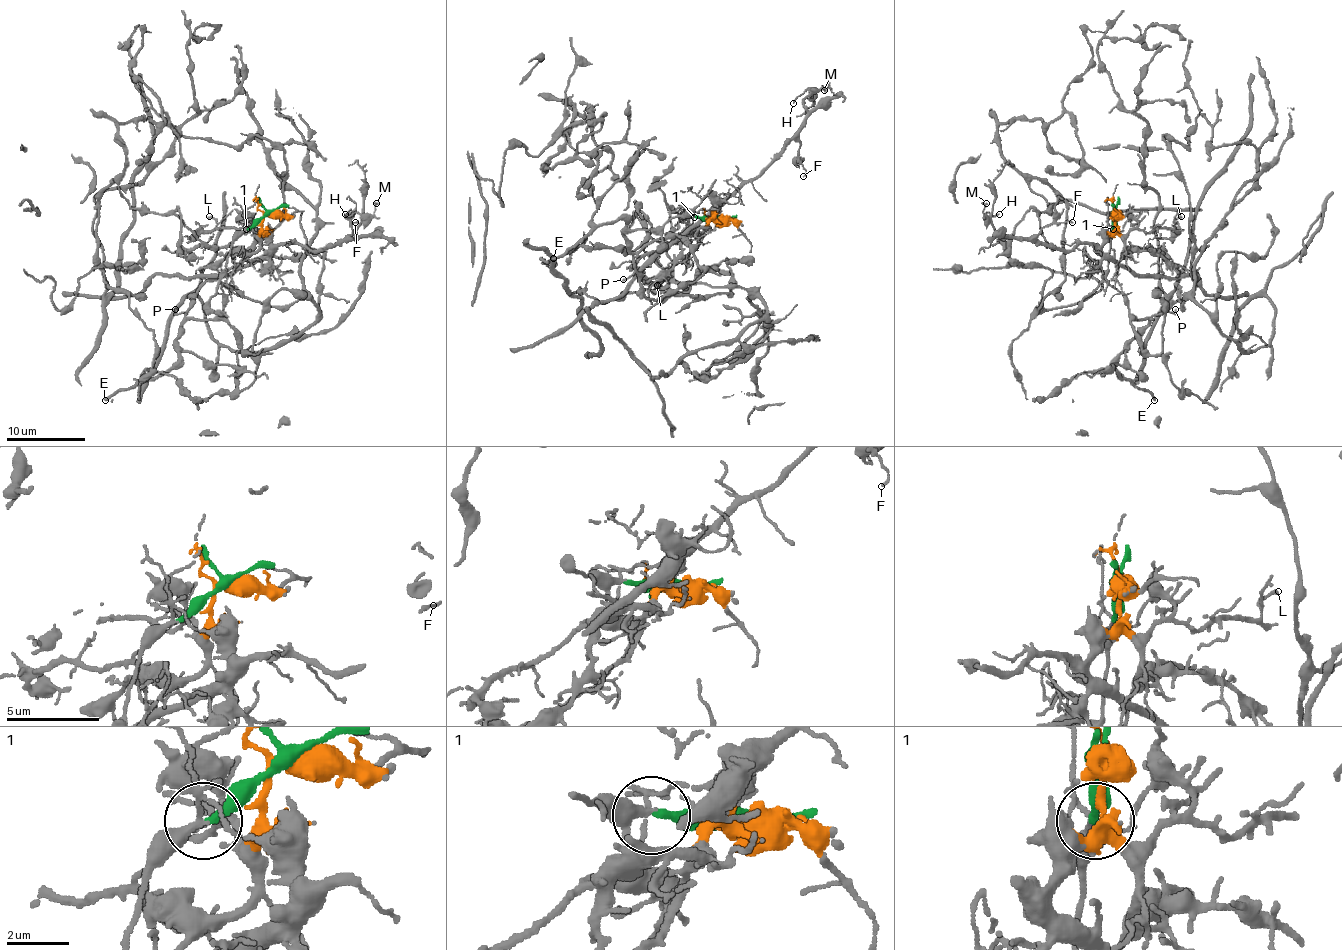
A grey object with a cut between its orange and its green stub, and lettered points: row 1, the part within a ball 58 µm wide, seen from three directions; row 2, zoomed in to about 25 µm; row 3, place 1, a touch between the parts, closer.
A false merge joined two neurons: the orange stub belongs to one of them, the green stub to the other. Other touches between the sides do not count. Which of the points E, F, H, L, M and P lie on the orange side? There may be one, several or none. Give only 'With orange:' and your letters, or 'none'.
With orange: F, H, L, M

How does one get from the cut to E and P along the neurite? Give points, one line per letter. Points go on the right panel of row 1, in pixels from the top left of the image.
E: (1115, 214), (1105, 279), (1123, 294), (1137, 320), (1148, 320), (1115, 367), (1121, 377), (1145, 389), (1154, 400)
P: (1115, 214), (1105, 279), (1123, 294), (1129, 312), (1137, 320), (1150, 320), (1176, 308)

